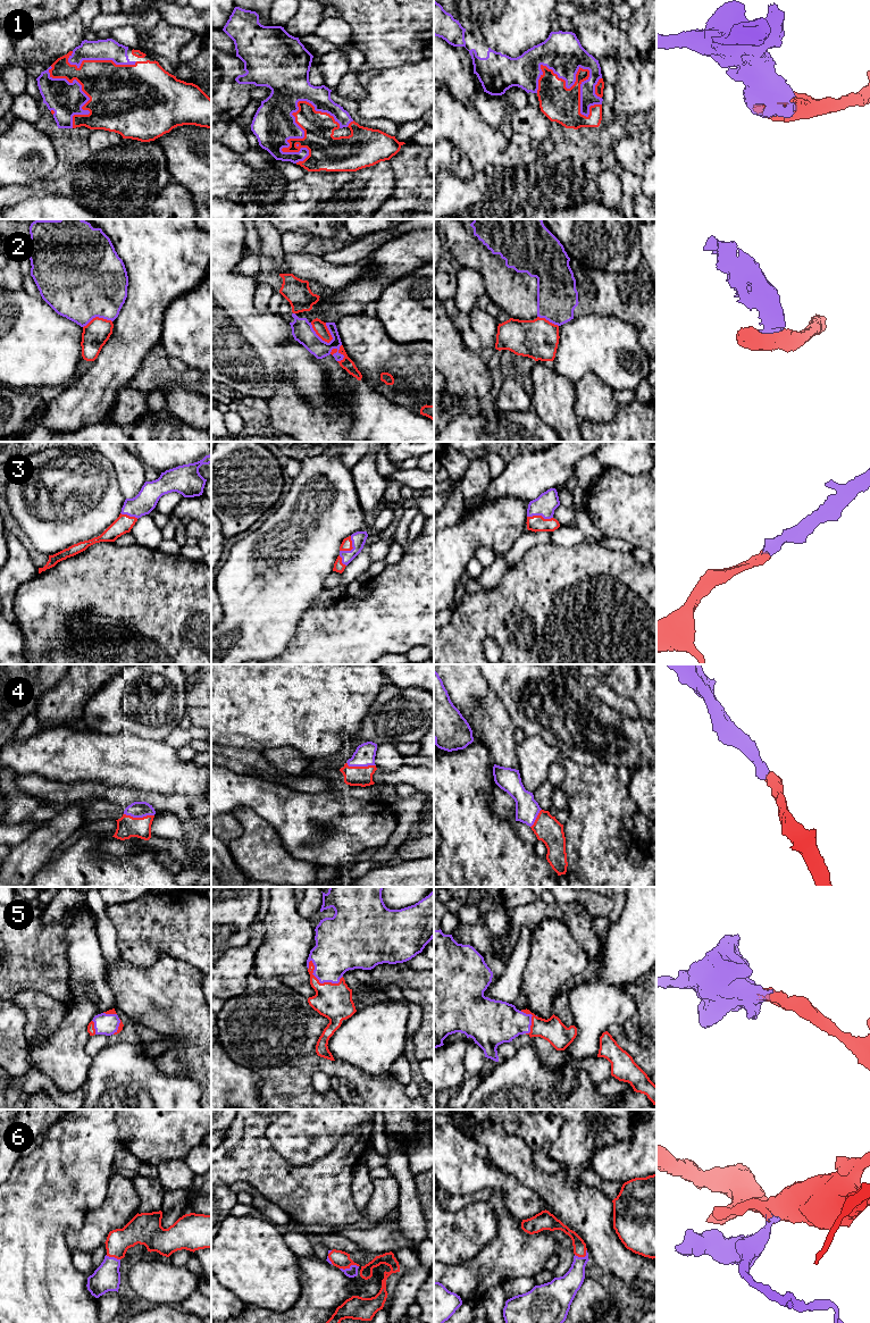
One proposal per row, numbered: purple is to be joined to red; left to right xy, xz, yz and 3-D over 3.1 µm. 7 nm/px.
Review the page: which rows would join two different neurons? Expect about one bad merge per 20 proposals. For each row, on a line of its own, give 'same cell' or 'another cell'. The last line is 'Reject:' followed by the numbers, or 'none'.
1: same cell
2: another cell
3: same cell
4: same cell
5: same cell
6: same cell
Reject: 2

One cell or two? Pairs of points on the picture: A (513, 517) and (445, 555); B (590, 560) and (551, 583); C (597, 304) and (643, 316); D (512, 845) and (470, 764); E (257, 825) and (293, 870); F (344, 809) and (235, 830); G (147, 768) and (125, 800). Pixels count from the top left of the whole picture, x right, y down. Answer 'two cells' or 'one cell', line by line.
A: one cell
B: one cell
C: one cell
D: one cell
E: one cell
F: two cells
G: two cells

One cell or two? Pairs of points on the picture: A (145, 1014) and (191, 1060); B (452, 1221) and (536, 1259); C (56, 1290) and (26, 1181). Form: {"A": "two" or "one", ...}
{"A": "one", "B": "two", "C": "one"}

